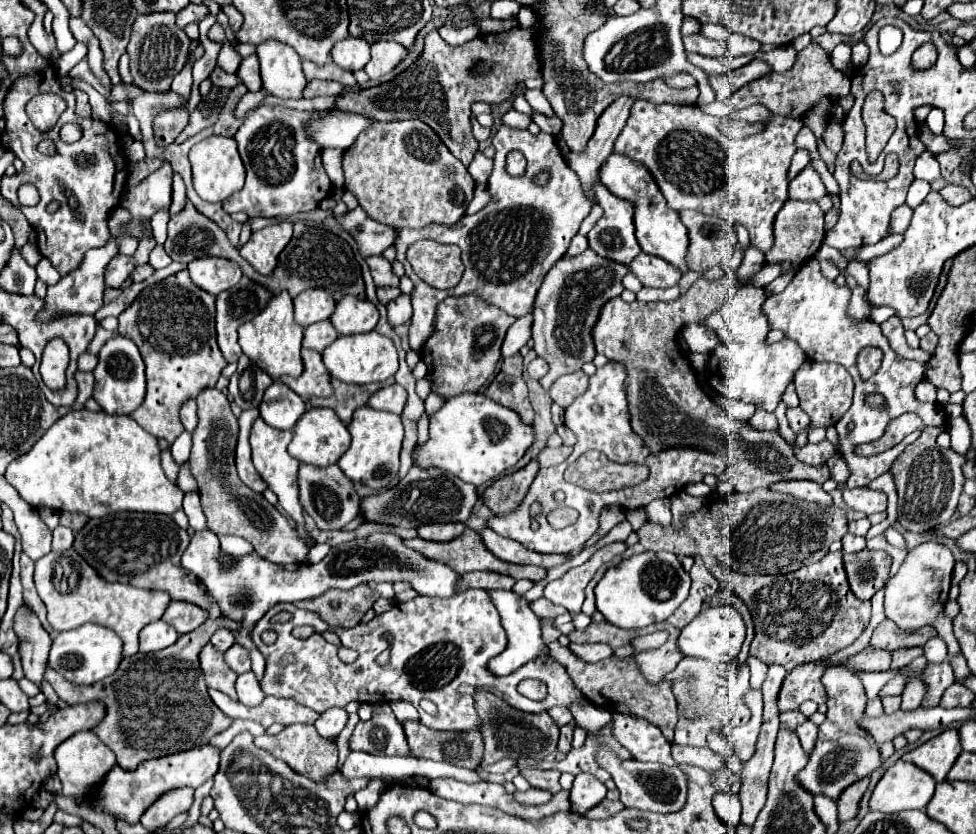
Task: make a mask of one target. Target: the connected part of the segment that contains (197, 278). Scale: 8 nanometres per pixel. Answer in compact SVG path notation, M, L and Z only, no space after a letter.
M199 258L189 264L191 280L209 294L219 294L229 290L241 280L241 270L235 262L225 258Z

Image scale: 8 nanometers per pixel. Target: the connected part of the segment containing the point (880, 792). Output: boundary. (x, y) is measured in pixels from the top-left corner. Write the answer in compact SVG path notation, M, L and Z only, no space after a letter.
M897 760L877 782L869 810L895 814L903 810L923 810L935 792L935 780L915 764Z

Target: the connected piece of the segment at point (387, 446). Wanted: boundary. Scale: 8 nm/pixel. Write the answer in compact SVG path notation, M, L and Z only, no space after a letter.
M363 406L355 410L353 420L347 428L351 432L353 442L349 450L339 458L337 466L353 482L361 482L373 490L389 488L395 482L397 472L399 472L399 450L403 442L401 416L391 414L391 412L381 412L371 406Z

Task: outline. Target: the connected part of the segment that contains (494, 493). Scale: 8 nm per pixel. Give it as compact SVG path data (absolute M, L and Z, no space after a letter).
M533 458L521 470L495 480L483 492L483 504L495 516L503 516L503 514L509 514L509 512L517 510L519 504L523 502L523 498L525 498L525 494L527 494L527 490L531 486L531 482L535 480L537 472L539 472L539 462L537 462L537 458Z

